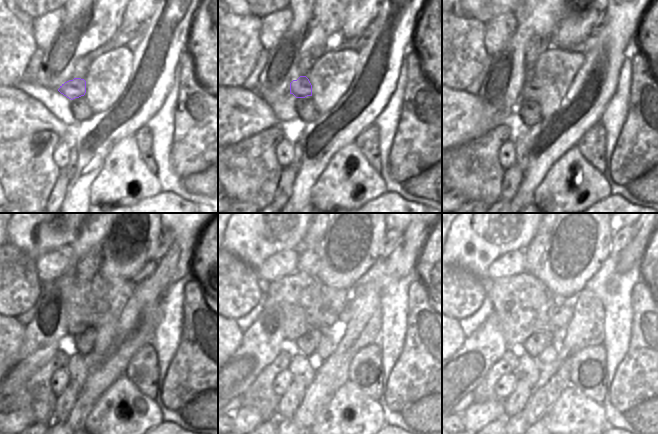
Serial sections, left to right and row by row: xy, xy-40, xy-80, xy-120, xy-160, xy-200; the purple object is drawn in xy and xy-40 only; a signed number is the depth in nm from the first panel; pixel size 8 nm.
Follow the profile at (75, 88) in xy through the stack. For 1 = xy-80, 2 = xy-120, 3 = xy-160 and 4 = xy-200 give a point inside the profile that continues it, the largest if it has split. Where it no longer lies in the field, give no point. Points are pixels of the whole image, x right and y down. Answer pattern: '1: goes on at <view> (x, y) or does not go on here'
1: goes on at xy-80 (532, 89)
2: goes on at xy-120 (95, 317)
3: goes on at xy-160 (326, 317)
4: goes on at xy-200 (561, 315)

